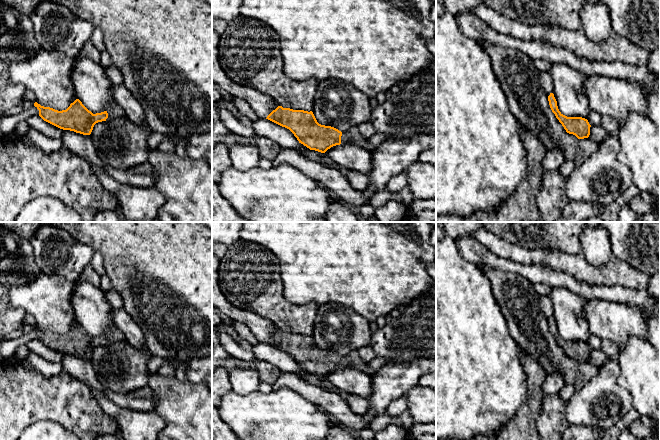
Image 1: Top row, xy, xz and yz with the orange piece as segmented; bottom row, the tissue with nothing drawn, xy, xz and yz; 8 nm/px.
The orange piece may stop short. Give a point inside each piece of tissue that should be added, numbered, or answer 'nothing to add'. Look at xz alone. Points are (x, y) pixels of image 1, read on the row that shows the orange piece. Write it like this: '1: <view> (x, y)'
1: xz (351, 136)

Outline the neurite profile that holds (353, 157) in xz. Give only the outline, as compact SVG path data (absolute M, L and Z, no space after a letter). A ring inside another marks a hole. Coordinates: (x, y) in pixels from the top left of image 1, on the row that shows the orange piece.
M340 144L328 149L325 154L336 164L350 171L367 175L371 171L372 152L354 144Z

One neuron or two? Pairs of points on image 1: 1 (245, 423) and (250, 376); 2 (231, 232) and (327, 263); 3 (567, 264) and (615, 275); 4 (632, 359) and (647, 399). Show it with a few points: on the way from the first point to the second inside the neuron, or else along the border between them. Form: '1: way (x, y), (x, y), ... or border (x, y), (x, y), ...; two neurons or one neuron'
1: border (257, 389), (244, 395), (239, 395), (231, 390); two neurons
2: border (241, 232), (240, 238); two neurons
3: way (579, 268), (590, 275), (603, 275); one neuron
4: way (642, 369), (647, 374), (647, 389); one neuron

